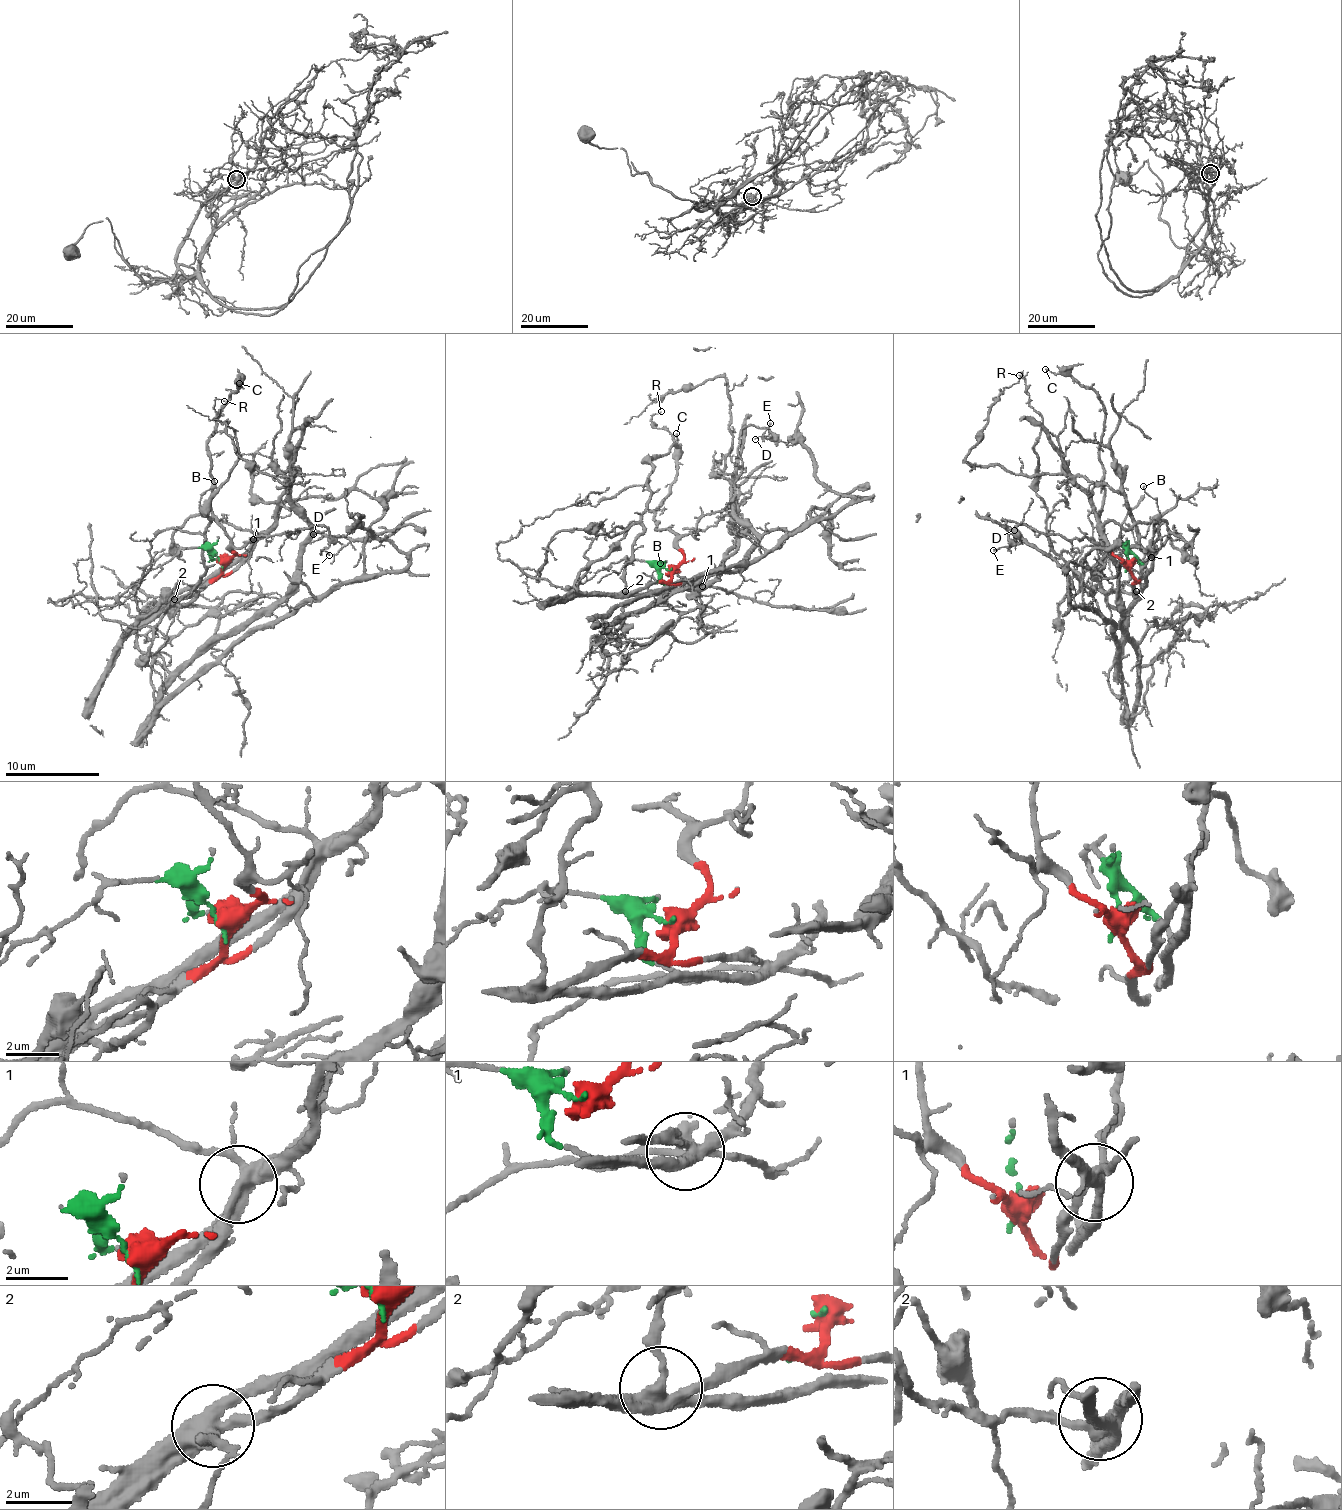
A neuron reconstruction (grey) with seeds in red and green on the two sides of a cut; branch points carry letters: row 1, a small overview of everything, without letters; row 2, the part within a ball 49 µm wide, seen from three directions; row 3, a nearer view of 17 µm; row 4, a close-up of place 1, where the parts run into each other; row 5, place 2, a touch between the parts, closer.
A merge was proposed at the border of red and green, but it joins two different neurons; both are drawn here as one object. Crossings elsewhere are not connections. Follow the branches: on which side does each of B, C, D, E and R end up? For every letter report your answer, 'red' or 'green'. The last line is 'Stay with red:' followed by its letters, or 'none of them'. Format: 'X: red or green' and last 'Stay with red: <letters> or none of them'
B: green
C: red
D: red
E: red
R: green
Stay with red: C, D, E

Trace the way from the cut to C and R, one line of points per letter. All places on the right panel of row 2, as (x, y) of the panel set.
C: (1129, 566), (1101, 538), (1098, 523), (1105, 501), (1103, 400), (1068, 375), (1045, 368)
R: (1129, 565), (1133, 554), (1145, 571), (1136, 591), (1094, 589), (1055, 552), (1036, 492), (1042, 422), (1018, 375)

